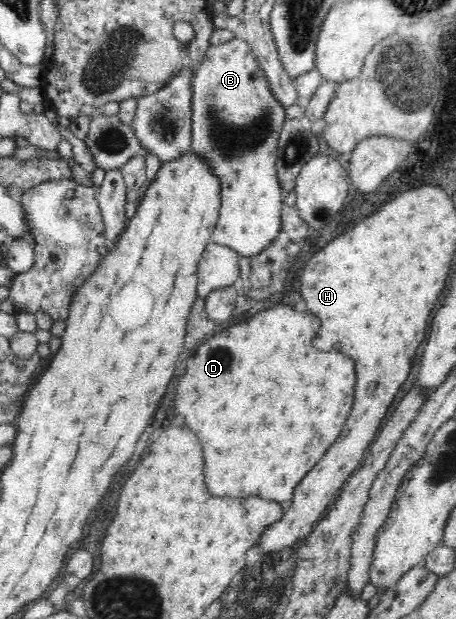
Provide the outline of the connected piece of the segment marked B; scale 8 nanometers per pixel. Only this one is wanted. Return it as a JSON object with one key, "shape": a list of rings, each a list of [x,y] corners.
{"shape":[[[240,30],[234,37],[217,46],[209,46],[204,60],[193,76],[193,124],[191,149],[209,157],[221,178],[221,209],[210,236],[213,242],[229,246],[241,257],[261,253],[280,233],[280,212],[284,193],[276,169],[276,152],[285,108],[270,91],[264,70],[256,61],[249,43]]]}

